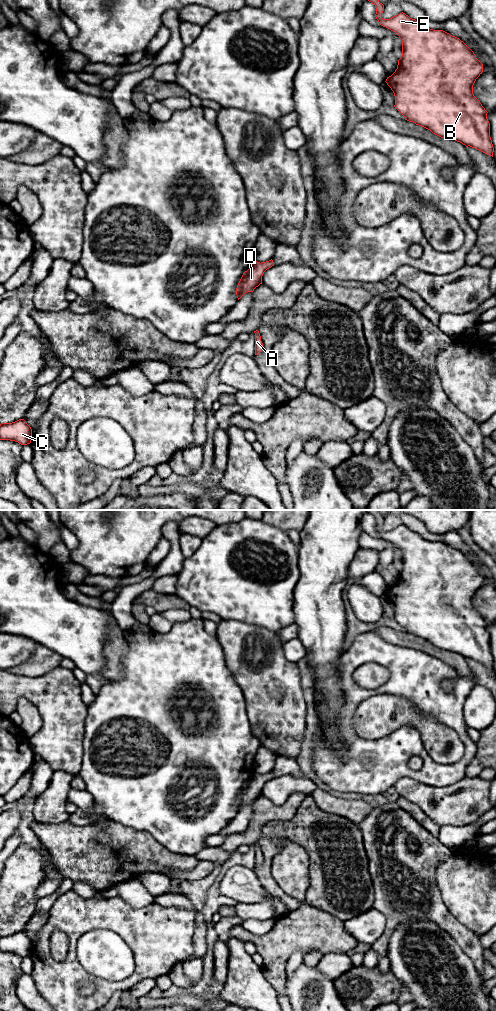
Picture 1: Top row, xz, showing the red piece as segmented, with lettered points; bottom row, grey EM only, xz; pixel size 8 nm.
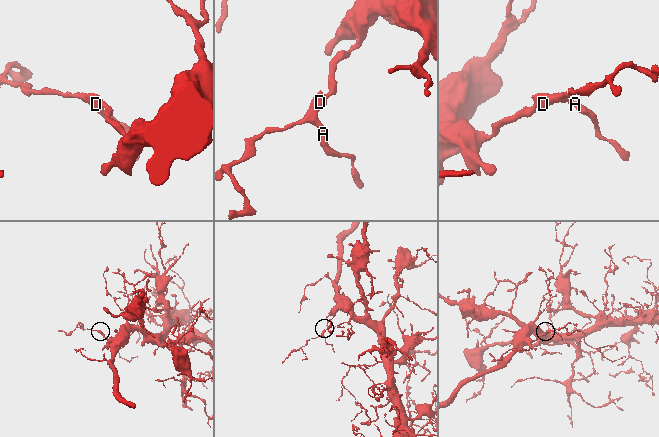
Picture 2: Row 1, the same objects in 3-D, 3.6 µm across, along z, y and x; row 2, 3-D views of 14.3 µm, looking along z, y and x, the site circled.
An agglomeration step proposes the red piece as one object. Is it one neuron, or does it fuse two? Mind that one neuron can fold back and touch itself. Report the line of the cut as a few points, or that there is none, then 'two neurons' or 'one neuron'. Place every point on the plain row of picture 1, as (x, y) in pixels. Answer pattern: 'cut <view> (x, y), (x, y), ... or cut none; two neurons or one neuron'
cut none; one neuron

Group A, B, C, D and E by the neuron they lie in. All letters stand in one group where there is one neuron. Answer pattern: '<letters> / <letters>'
A B C D E

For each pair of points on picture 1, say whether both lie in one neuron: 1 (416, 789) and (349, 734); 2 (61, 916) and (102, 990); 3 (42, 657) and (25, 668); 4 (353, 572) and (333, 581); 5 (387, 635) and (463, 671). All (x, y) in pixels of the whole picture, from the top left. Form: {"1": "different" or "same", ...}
{"1": "different", "2": "same", "3": "same", "4": "different", "5": "same"}

